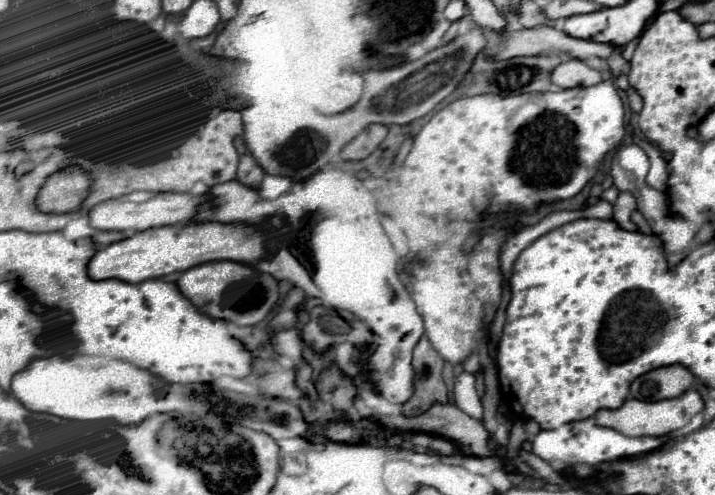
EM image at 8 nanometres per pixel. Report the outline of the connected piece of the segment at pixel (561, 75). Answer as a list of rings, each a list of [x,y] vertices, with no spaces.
[[[567,60],[553,70],[551,80],[561,88],[575,88],[575,86],[599,84],[603,78],[599,70],[587,66],[583,60]]]

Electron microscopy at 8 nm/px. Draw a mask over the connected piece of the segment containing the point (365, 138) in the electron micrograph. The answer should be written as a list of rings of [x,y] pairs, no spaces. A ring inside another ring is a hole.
[[[371,124],[359,136],[355,136],[341,152],[343,160],[363,160],[367,158],[387,136],[385,124]]]

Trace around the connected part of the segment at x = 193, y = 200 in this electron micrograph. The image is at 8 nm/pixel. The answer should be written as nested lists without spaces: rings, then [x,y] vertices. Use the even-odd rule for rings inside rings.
[[[161,192],[147,202],[135,204],[135,202],[123,202],[123,200],[105,200],[91,208],[89,212],[89,224],[97,230],[115,230],[115,232],[125,232],[125,230],[147,230],[147,228],[157,228],[157,226],[167,226],[167,224],[185,224],[197,214],[197,206],[205,200],[207,196],[193,196],[193,194],[177,194],[177,192]]]

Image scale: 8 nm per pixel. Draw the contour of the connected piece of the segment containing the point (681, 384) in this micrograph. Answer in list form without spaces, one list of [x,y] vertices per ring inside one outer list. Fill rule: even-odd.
[[[681,364],[655,368],[643,376],[639,376],[631,384],[631,398],[645,400],[645,402],[657,402],[665,398],[681,396],[683,392],[697,388],[695,378],[687,368]]]

